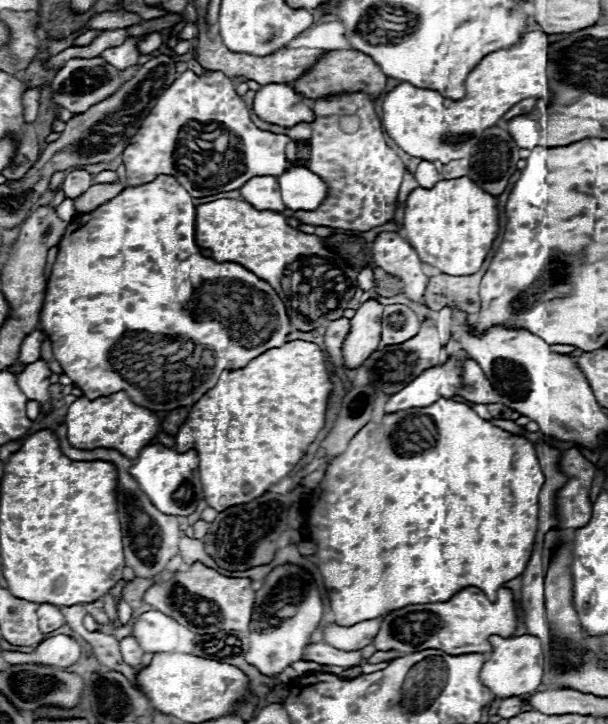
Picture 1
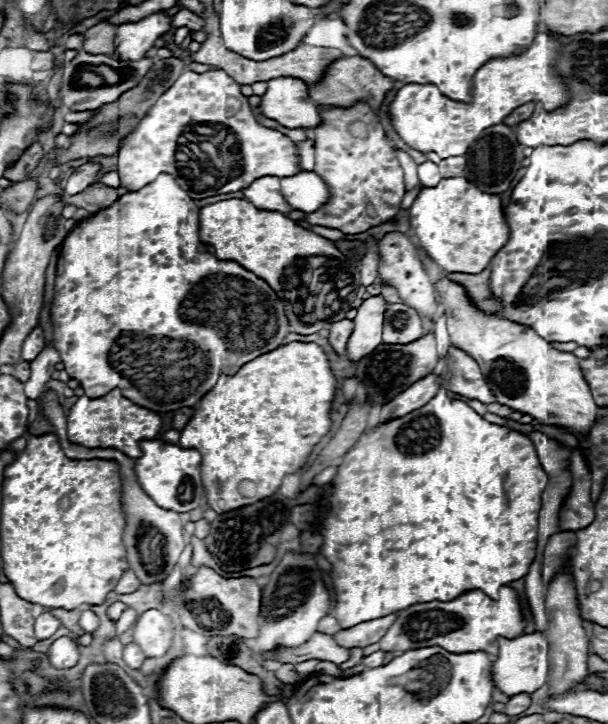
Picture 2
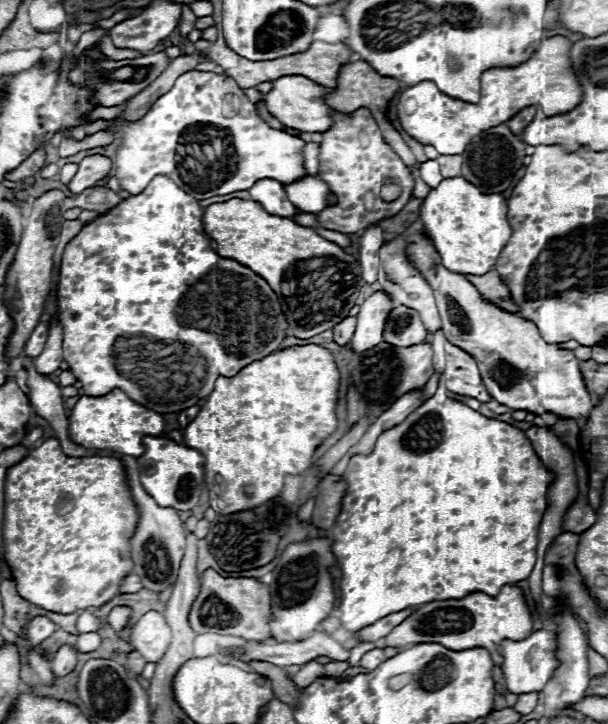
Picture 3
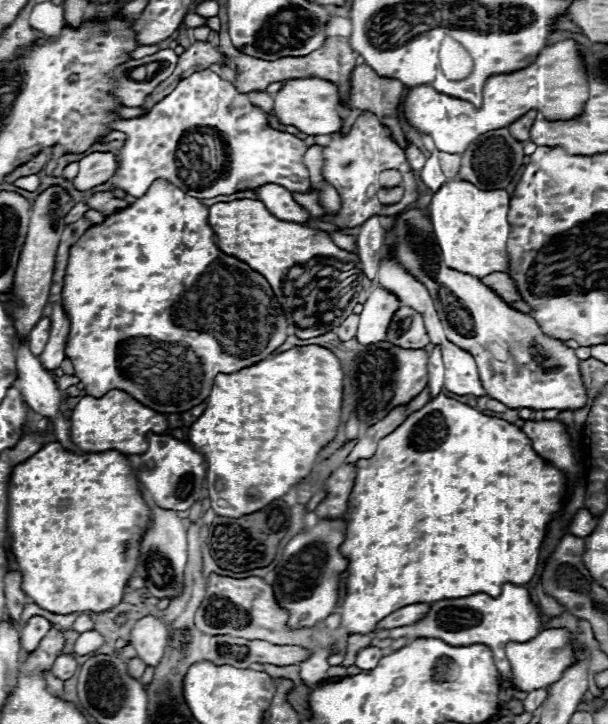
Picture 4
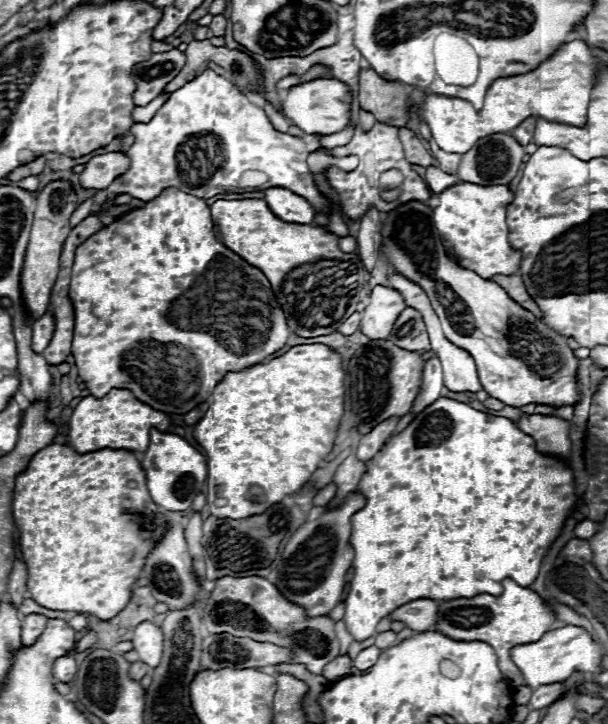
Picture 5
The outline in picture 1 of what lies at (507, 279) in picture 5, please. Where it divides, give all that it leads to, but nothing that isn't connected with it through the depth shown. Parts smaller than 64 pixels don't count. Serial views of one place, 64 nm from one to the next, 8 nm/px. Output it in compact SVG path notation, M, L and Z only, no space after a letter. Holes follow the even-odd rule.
M488 262L480 268L480 272L470 276L448 276L438 274L430 278L426 292L426 306L430 310L440 310L444 306L458 306L462 314L474 316L480 312L480 282L488 270Z

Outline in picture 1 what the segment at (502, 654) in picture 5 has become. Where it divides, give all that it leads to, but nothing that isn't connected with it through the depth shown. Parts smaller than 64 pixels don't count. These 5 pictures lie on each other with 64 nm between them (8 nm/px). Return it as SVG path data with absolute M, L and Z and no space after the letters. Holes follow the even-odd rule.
M464 588L456 596L452 596L452 600L448 600L444 604L412 604L408 608L400 608L400 612L390 612L384 618L384 624L372 644L376 646L376 650L382 650L382 652L388 652L388 650L420 652L420 650L428 650L428 648L438 648L452 656L472 654L472 652L486 654L486 652L492 652L492 644L488 642L490 636L502 636L502 638L514 636L516 626L518 626L518 616L516 616L516 608L514 608L512 590L500 588L496 602L490 602L486 598L486 594L480 592L478 588Z

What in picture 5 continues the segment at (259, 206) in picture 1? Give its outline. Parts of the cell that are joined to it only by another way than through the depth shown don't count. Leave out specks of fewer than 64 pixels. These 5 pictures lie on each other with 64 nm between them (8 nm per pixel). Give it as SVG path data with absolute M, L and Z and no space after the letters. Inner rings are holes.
M268 188L264 190L264 200L268 202L270 210L284 222L292 222L292 224L312 224L314 222L314 206L290 192L290 190L284 190L284 188Z

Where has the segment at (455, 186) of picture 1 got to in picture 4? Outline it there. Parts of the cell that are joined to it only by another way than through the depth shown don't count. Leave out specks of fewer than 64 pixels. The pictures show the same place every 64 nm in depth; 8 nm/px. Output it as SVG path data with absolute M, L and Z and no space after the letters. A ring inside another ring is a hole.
M450 180L432 196L428 214L448 268L468 272L476 278L508 270L510 264L510 256L506 252L506 240L510 232L506 220L508 204L510 194L506 190L480 190L474 184L468 184L466 180Z

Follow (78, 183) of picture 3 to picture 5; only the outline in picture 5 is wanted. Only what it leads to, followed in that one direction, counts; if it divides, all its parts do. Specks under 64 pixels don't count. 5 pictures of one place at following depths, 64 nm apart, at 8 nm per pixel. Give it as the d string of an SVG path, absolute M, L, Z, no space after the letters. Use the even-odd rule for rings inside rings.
M108 152L88 160L86 170L80 174L80 184L84 188L106 188L130 168L130 158L124 152Z

